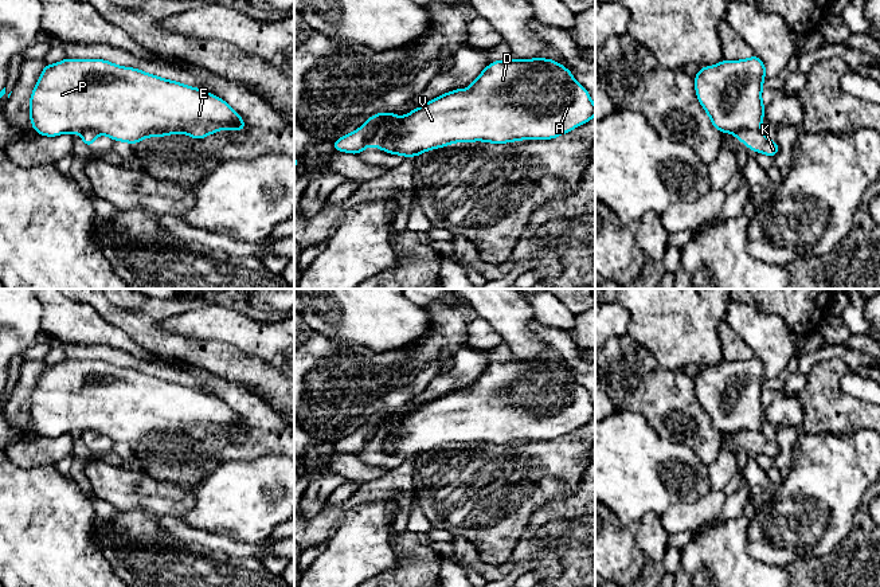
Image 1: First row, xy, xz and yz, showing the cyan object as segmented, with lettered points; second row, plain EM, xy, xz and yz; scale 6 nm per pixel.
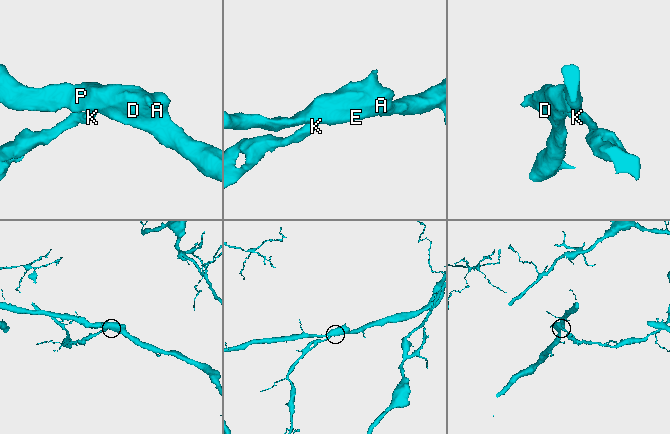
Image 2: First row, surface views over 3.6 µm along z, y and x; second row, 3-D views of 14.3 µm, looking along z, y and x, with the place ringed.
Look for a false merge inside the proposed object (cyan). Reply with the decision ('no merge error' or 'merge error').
merge error

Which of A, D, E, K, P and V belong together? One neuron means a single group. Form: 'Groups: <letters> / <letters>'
Groups: A D E P V / K

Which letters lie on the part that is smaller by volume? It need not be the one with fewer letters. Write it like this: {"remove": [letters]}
{"remove": ["K"]}

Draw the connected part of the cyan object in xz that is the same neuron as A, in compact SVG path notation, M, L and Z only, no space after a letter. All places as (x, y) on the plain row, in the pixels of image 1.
M535 359L535 360L509 360L509 361L493 361L489 367L484 369L484 372L472 383L469 384L470 390L466 392L465 388L457 390L453 392L449 392L446 395L441 395L438 399L429 402L423 406L421 406L418 410L404 415L399 420L395 419L395 412L390 414L376 414L371 416L367 423L356 430L355 433L341 437L339 441L336 441L332 445L332 450L337 453L347 453L352 455L360 455L367 447L373 446L378 450L384 451L383 442L388 435L395 437L395 445L394 450L396 455L400 455L402 458L418 458L421 454L425 454L430 450L443 449L453 443L473 443L473 442L485 442L490 445L505 445L505 443L513 443L520 441L551 441L556 439L564 434L568 434L570 431L588 423L595 416L595 407L592 406L591 398L584 387L582 387L579 383L576 383L570 372L570 369L563 368L559 363L552 360L544 360L544 359Z

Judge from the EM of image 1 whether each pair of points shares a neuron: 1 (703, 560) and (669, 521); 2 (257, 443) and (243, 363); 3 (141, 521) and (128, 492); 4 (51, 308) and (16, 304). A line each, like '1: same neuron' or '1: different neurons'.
1: different neurons
2: different neurons
3: different neurons
4: different neurons

